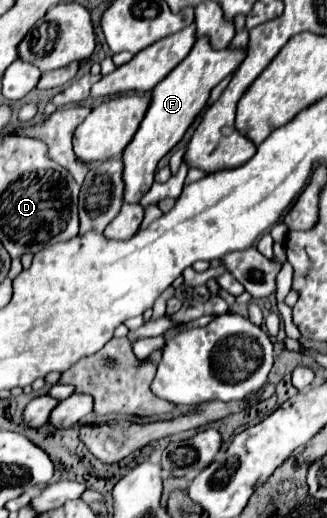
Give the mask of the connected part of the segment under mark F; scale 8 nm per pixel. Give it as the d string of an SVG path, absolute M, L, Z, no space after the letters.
M205 38L197 40L191 48L189 56L151 92L151 104L147 108L147 114L129 142L129 146L123 152L123 182L125 182L125 204L137 204L143 194L151 188L155 182L155 170L159 160L183 138L185 130L191 126L195 116L207 106L207 100L211 96L211 90L229 76L245 58L245 52L241 50L213 50Z

